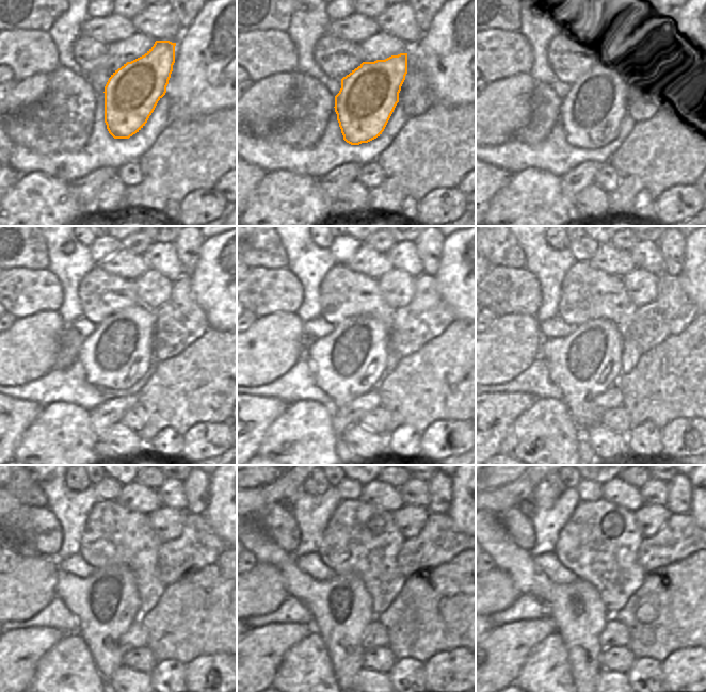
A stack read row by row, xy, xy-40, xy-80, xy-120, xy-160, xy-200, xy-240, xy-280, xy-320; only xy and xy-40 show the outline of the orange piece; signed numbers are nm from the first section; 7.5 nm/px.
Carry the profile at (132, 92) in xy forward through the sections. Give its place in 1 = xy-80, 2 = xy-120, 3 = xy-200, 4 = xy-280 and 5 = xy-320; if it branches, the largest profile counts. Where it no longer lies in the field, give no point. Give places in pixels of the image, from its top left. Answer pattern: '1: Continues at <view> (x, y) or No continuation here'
1: Continues at xy-80 (591, 114)
2: Continues at xy-120 (118, 353)
3: Continues at xy-200 (584, 364)
4: Continues at xy-280 (341, 608)
5: Continues at xy-320 (577, 609).

